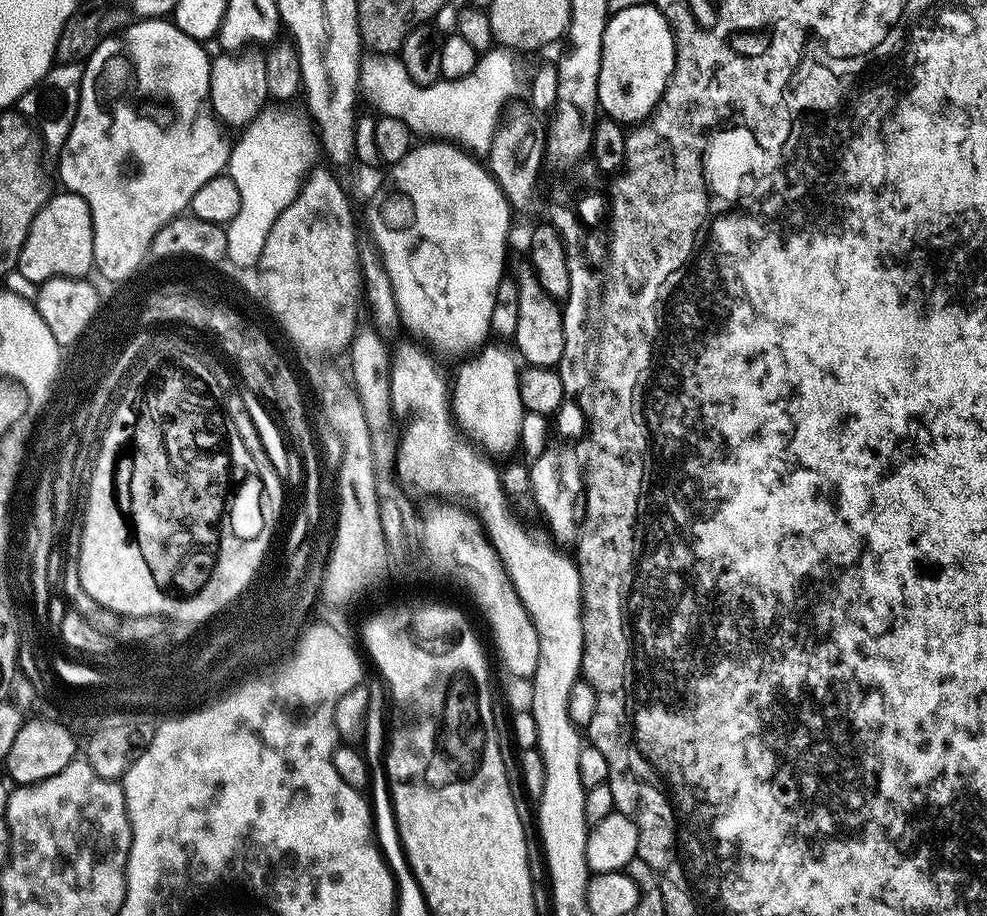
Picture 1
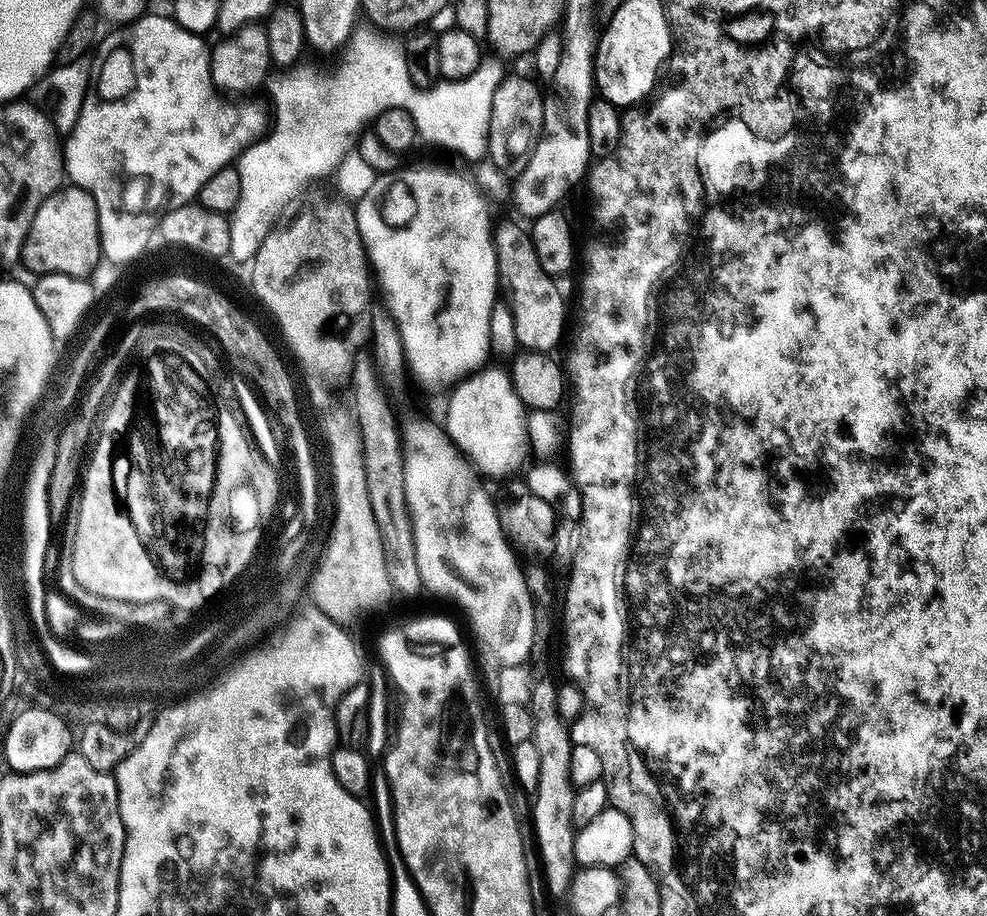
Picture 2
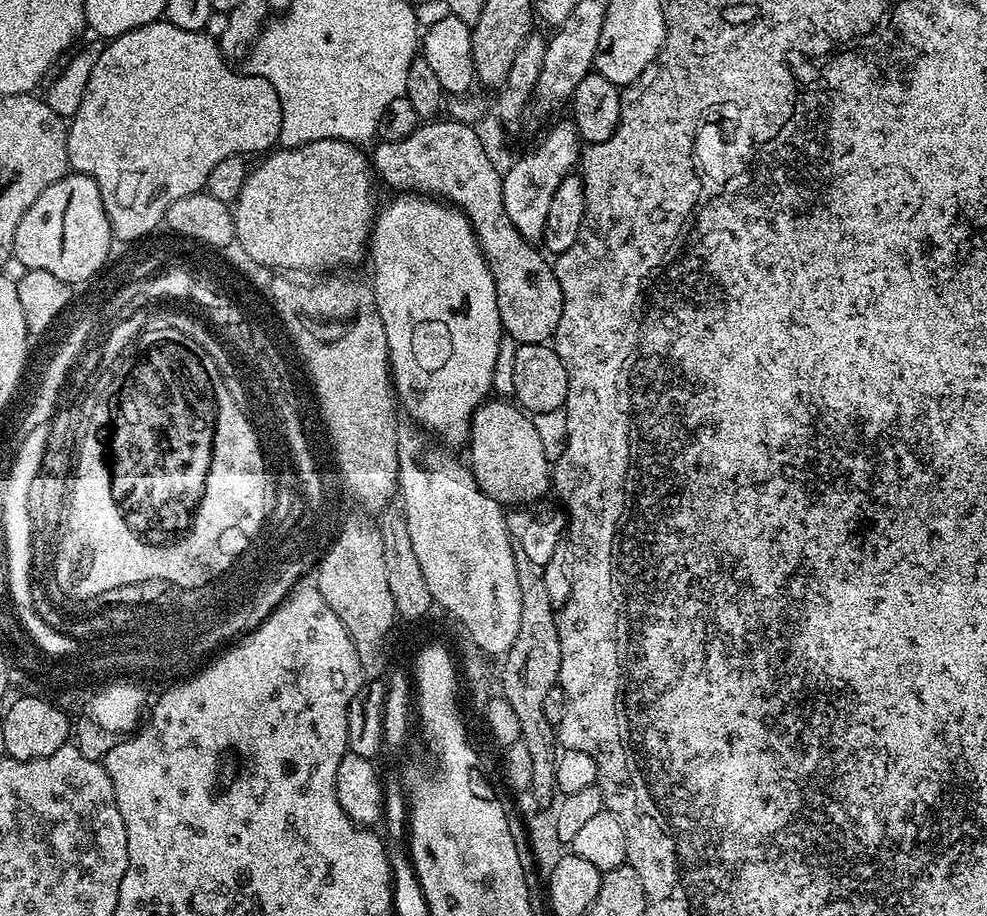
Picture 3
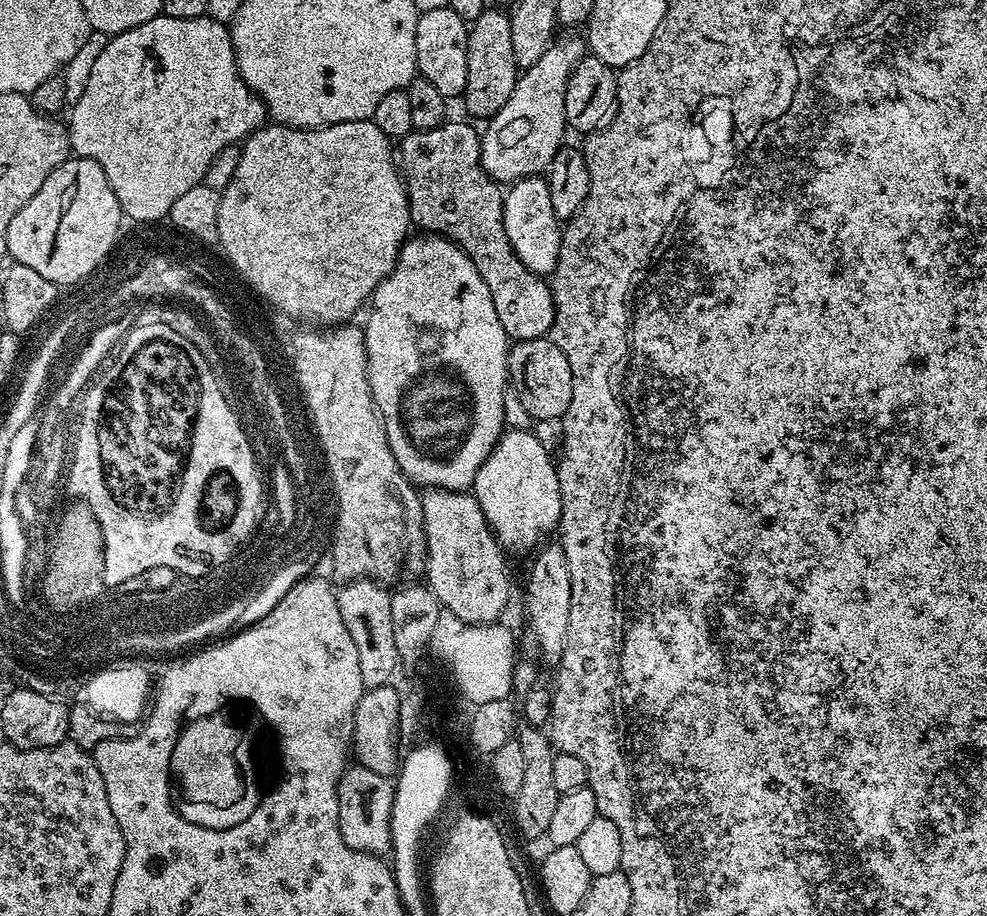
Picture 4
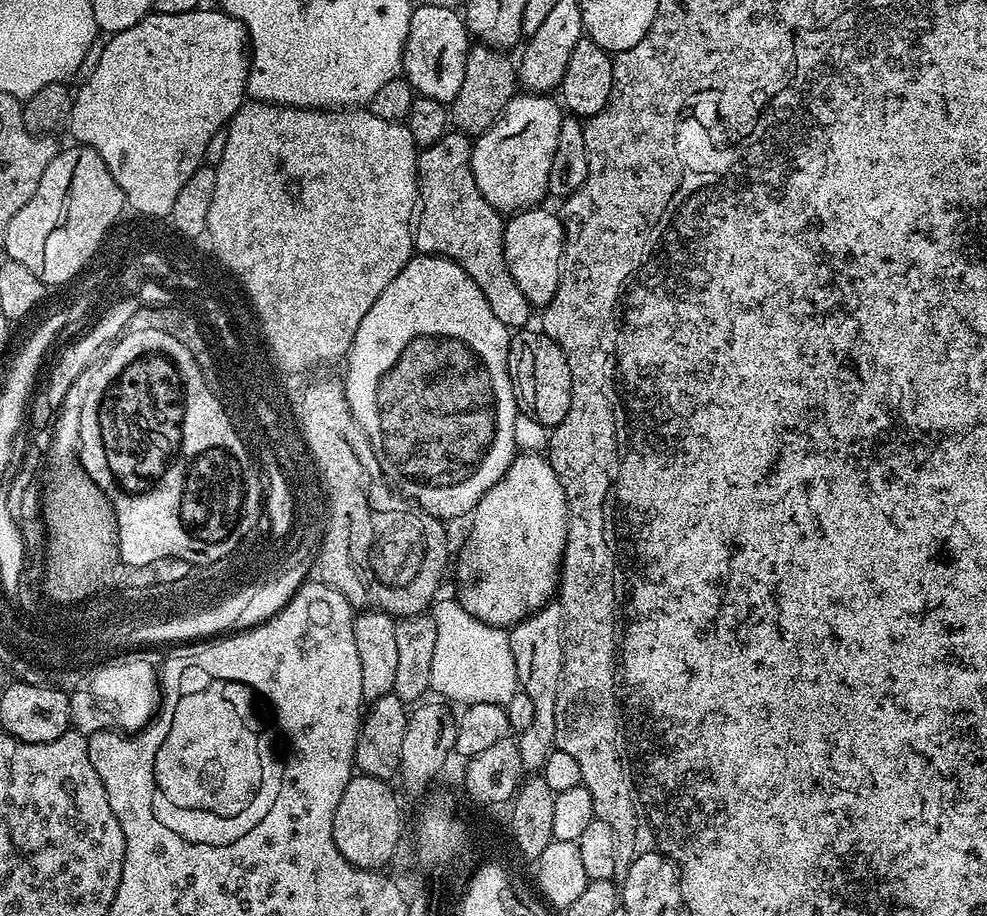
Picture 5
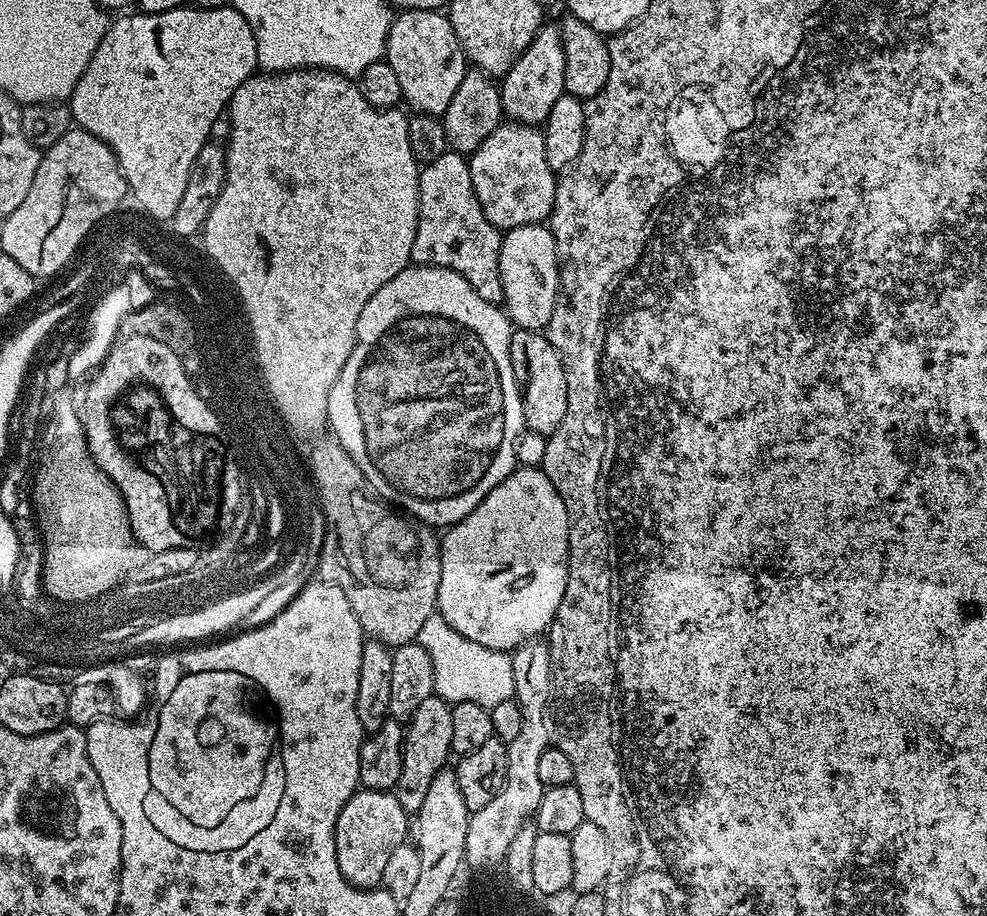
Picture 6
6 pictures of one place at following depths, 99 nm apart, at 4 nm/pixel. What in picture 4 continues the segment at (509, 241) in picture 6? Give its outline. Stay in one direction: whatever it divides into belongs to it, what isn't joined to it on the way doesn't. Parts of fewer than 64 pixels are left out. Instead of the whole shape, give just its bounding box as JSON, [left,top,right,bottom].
[503,178,562,277]

